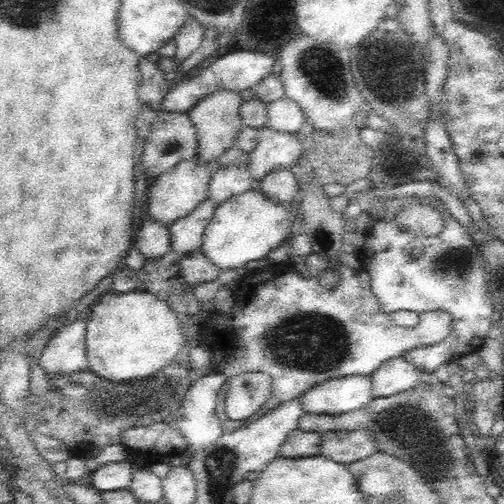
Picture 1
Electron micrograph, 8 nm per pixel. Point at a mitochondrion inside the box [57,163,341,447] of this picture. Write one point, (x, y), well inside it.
(108, 399)

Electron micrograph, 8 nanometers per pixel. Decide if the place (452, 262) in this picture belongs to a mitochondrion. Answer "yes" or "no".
yes

